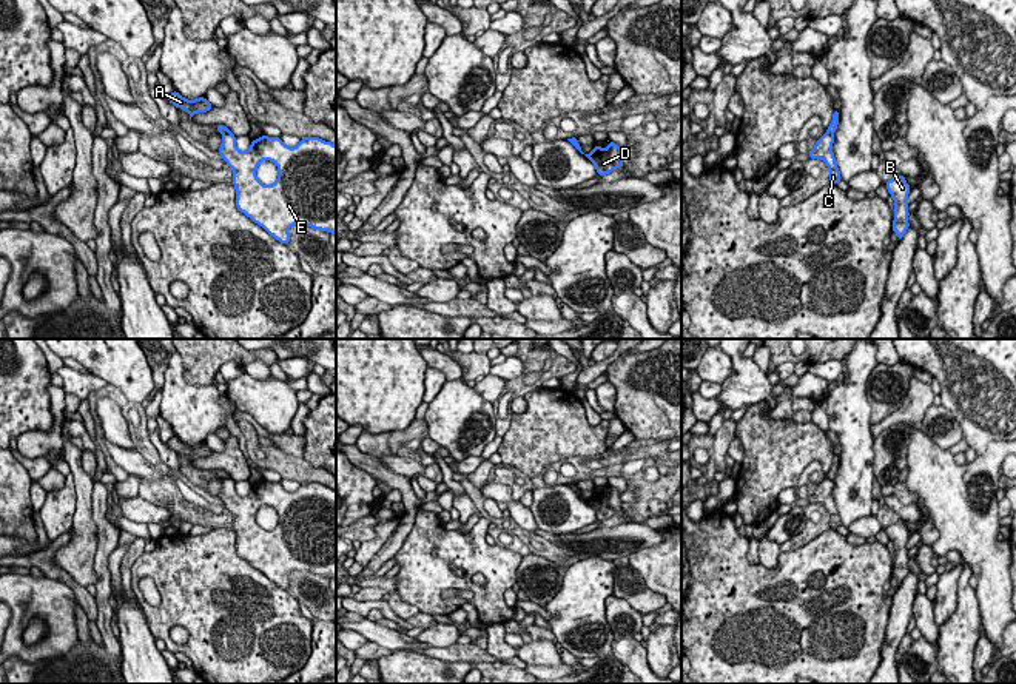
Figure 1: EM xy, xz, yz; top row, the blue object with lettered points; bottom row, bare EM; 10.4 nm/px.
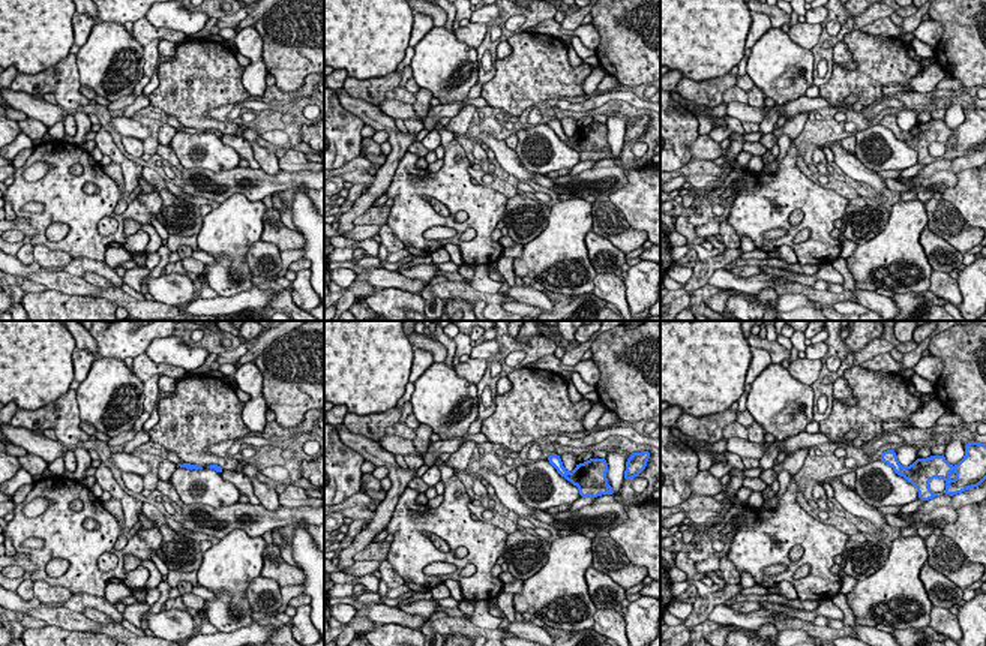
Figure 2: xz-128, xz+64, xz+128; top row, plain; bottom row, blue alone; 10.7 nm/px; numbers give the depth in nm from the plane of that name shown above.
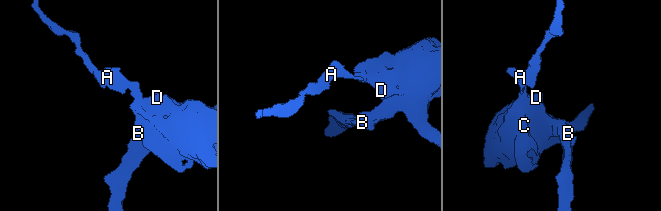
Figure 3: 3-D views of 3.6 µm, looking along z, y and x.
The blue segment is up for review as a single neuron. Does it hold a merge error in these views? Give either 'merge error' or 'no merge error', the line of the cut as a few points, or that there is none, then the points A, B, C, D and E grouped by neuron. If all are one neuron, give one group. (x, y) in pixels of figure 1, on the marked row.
merge error; cut in yz along (827, 131), (831, 134); A / B C D E

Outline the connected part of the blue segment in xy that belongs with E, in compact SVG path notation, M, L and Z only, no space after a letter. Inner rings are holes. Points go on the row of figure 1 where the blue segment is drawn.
M231 132L222 134L219 154L233 169L236 206L241 213L284 245L290 242L288 230L293 225L307 225L336 234L336 145L333 142L304 137L298 146L290 148L281 137L262 134L257 140L251 140L248 151L242 153L234 140L236 136ZM262 160L274 162L279 171L276 182L270 186L256 177Z

